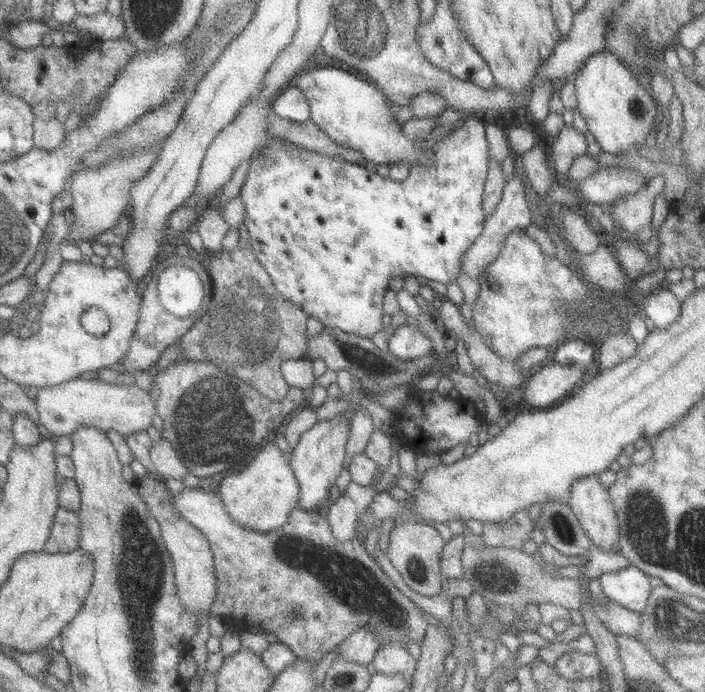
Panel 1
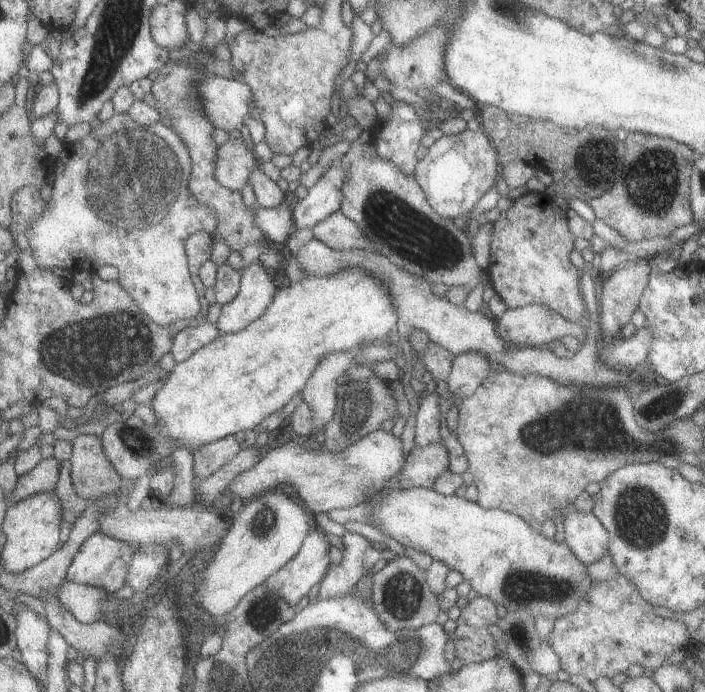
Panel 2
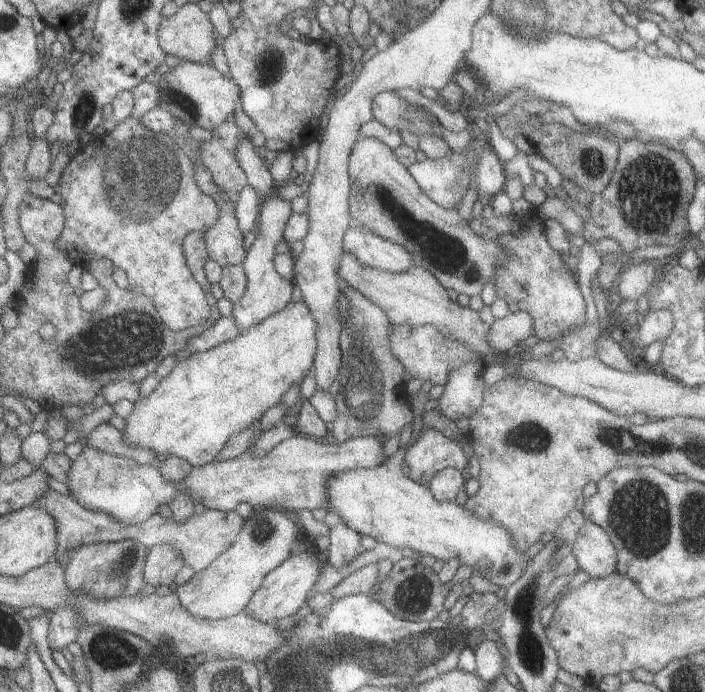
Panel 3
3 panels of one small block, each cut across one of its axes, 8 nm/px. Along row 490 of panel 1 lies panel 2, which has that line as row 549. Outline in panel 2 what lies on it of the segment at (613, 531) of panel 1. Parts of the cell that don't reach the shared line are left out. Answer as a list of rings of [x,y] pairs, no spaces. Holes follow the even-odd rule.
[[[573,507],[564,516],[563,524],[568,548],[582,564],[589,566],[609,552],[609,534],[594,514]]]

